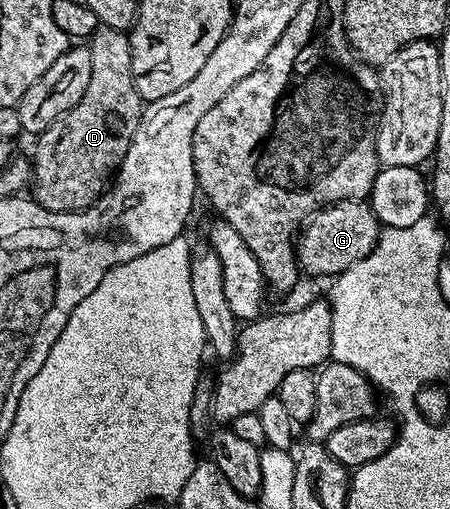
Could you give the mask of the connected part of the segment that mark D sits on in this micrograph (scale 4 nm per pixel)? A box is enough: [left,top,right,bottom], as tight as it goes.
[31,24,143,213]

